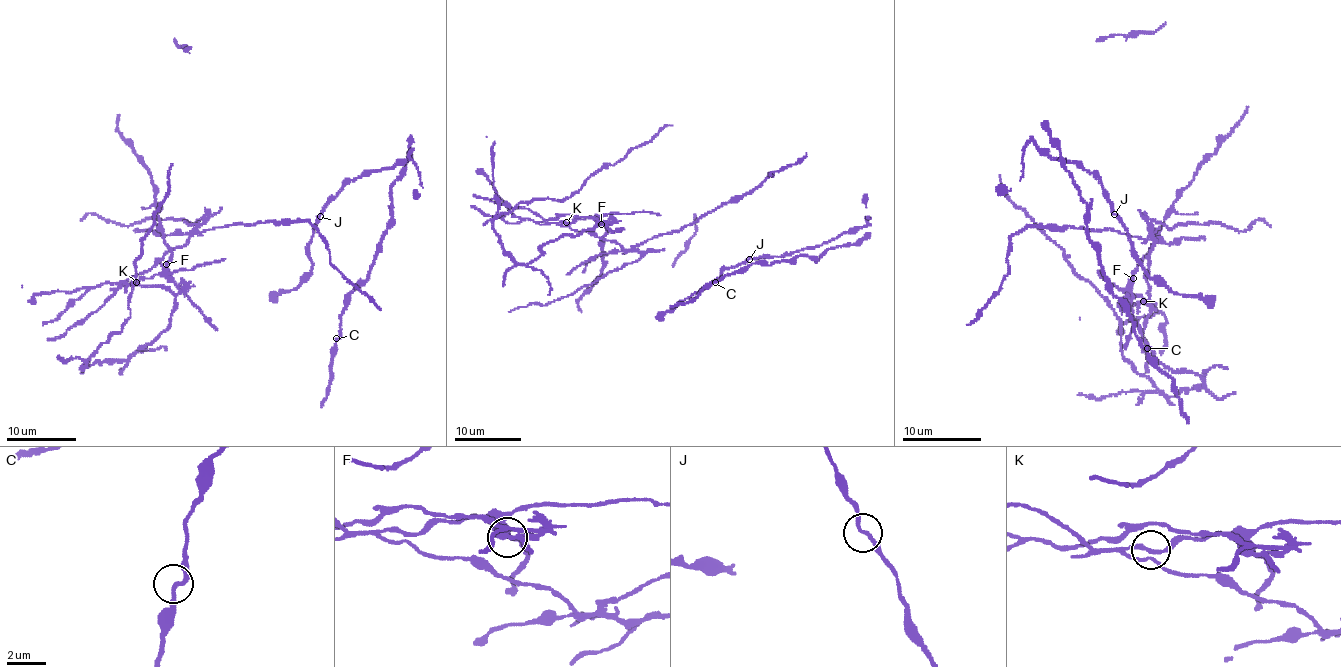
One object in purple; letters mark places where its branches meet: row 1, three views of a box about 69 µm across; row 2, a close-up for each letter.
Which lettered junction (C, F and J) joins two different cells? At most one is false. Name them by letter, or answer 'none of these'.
F

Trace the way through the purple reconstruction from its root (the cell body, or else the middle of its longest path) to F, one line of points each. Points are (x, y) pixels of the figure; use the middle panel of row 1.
F: (580, 231), (557, 224), (592, 217), (600, 224)

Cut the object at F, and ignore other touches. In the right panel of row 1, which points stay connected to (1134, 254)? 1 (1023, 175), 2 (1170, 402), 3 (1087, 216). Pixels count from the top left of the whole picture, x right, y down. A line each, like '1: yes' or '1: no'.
1: yes
2: no
3: yes

